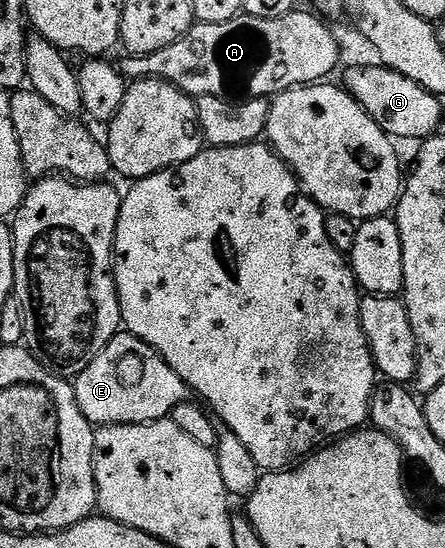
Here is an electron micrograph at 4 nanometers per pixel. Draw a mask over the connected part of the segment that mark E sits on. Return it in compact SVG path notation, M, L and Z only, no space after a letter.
M120 332L106 344L104 350L75 377L74 393L77 405L87 421L95 426L107 424L146 424L148 421L167 419L174 408L189 399L190 391L186 383L167 363L160 358L158 352L152 350L142 339L127 332Z

